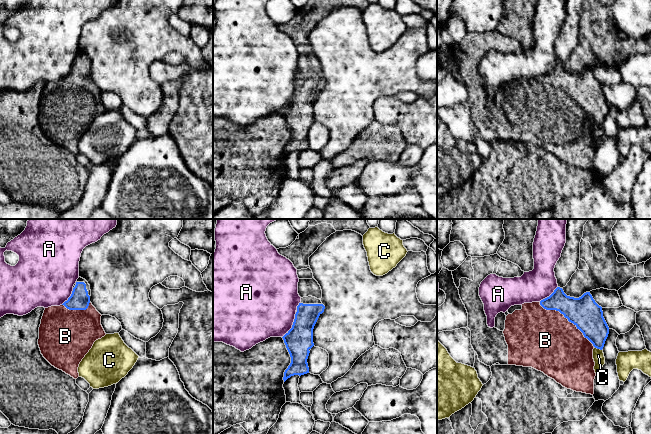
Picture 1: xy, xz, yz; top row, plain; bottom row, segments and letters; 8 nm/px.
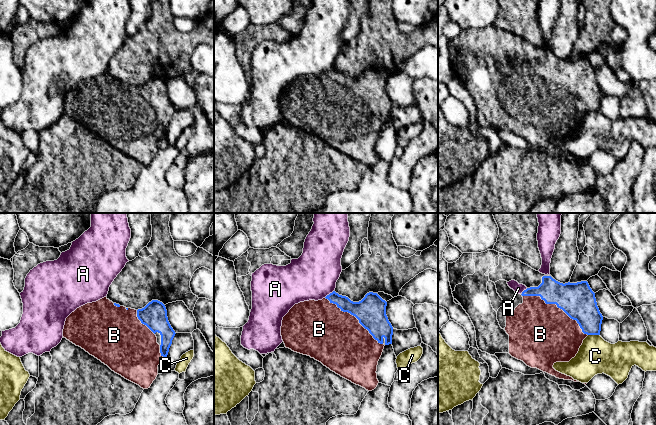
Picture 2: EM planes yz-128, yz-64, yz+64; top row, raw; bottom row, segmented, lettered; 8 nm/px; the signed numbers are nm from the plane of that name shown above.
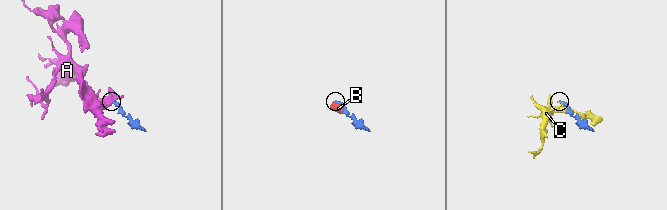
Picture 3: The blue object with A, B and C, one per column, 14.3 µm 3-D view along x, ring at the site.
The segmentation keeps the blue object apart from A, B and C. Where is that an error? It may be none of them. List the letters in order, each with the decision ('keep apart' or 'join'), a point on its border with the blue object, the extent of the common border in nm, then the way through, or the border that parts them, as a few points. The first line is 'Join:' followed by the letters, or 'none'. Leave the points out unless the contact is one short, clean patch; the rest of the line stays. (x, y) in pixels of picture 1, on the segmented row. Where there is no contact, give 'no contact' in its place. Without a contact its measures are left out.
Join: B
A: keep apart | xz (292, 325) | 240 nm | along xz (296, 312), (291, 328), (282, 337)
B: join | yz (567, 318) | 550 nm
C: keep apart | yz (598, 348) | 70 nm | along yz (594, 346), (601, 350)

